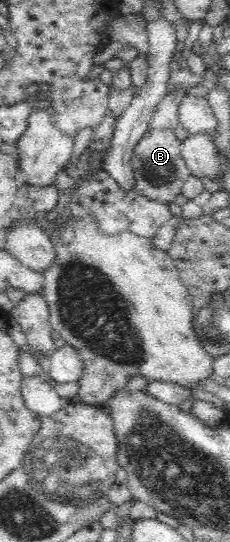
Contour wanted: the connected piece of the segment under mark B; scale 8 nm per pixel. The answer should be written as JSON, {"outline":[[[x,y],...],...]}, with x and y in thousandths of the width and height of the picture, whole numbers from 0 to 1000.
{"outline":[[[657,238],[622,251],[622,256],[591,268],[570,292],[591,347],[683,375],[752,375],[770,358],[791,352],[800,336],[835,321],[809,299],[787,288],[791,260],[770,256],[757,240]]]}

